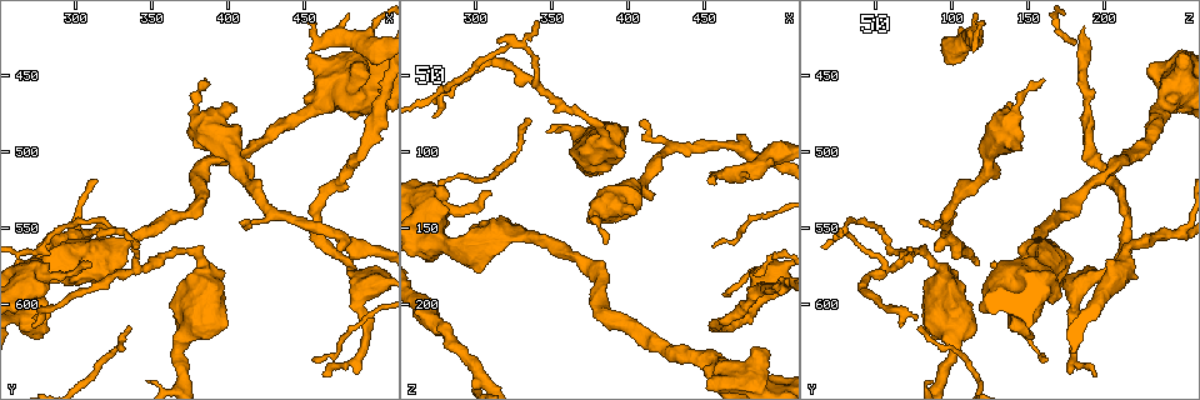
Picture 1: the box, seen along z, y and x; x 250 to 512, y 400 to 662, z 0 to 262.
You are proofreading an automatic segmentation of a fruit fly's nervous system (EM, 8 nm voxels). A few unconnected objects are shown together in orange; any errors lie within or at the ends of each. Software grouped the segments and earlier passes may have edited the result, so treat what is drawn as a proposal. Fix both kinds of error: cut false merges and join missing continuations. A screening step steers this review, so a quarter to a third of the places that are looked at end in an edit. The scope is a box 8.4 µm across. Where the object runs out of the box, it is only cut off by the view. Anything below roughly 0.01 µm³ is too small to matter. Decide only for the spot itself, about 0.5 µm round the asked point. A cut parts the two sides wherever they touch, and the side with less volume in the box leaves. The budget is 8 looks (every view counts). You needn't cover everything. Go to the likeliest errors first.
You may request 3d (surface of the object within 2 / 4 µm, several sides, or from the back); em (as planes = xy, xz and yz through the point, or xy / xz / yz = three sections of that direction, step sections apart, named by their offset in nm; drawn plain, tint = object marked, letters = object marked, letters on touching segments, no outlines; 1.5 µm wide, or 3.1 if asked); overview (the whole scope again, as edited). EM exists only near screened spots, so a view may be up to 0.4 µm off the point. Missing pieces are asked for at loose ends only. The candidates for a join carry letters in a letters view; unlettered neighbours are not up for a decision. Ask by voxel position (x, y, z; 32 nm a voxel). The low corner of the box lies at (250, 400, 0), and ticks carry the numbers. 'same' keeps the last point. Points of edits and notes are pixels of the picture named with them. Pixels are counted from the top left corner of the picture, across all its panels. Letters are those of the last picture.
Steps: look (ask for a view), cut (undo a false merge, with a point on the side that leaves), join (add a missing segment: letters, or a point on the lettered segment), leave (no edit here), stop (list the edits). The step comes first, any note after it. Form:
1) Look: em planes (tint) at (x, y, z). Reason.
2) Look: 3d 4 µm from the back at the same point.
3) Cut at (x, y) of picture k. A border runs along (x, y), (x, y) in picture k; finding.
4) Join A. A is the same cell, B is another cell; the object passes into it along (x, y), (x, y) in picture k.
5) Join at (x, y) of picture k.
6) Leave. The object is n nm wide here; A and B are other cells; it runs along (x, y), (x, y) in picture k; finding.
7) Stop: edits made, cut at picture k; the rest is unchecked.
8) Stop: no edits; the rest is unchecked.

Look: em planes (letters) at (410, 544, 80). Thin end.

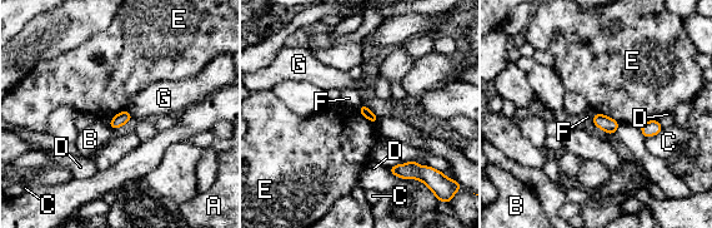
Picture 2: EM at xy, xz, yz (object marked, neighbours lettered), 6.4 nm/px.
Leave. A, B, C, D, E, F and G are other cells; no lettered segment goes on from it.

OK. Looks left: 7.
Look: em yz step 4 (letters) at (310, 572, 126). Free end.

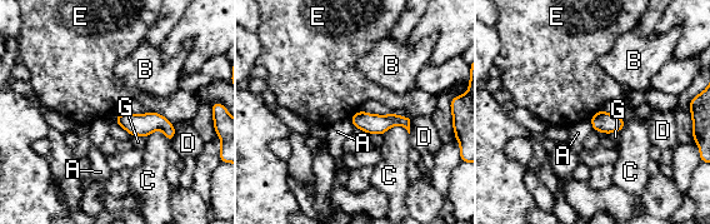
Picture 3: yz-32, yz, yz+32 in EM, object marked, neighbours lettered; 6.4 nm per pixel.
Look: em planes (letters) at the same point. Cut it another way.

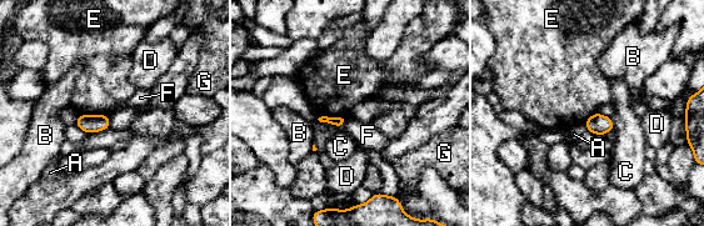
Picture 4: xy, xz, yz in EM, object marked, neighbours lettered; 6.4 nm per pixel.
Leave. A, B, C, D, E, F and G are other cells; a border runs along (79, 114), (108, 115) in picture 4; none of them fits.

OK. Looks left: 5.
Look: em planes (tint) at (456, 472, 236). Thick turns thin.

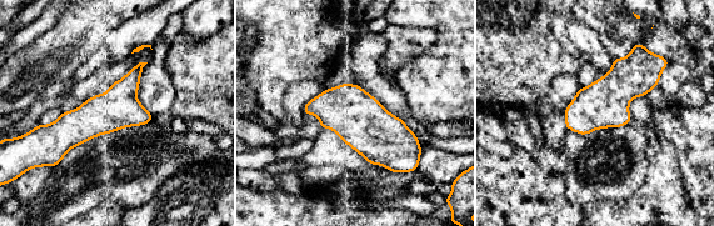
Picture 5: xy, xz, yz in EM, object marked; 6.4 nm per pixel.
Look: em planes (letters) at the same point. What lies round it.

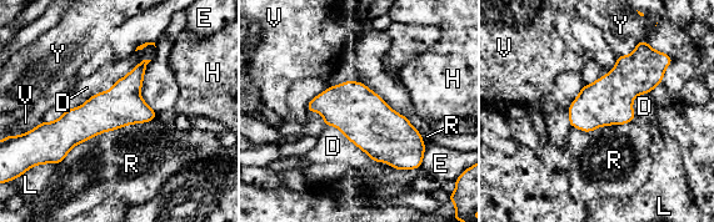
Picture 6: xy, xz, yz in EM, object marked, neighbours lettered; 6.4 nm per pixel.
Leave. The object is 260 nm wide here; D, E, H, L, R, V and Y are other cells; a border runs along (156, 116), (105, 132) in picture 6; all the same neuron.

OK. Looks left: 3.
Look: 3d 2 µm at (272, 608, 76). Tapers out.

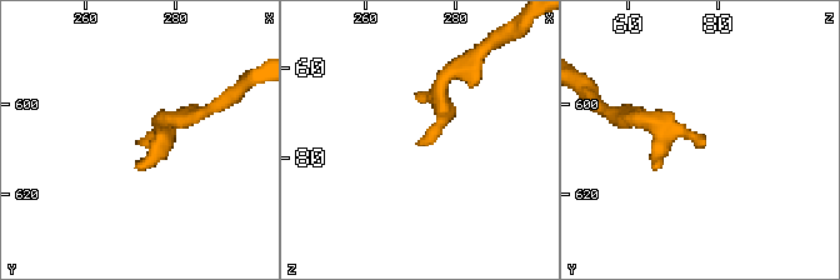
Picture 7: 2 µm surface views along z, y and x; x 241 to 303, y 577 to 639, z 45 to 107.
Look: em planes (letters) at (272, 608, 78).

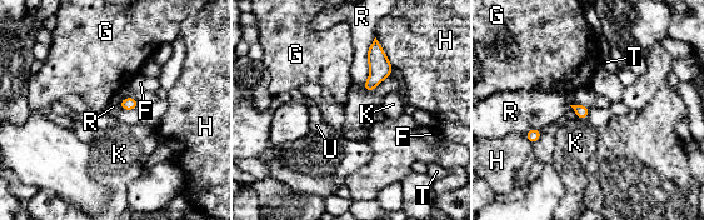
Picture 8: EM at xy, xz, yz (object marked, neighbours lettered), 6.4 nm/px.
Leave. F, G, H, K, R, T and U are other cells; a border runs along (578, 118), (587, 119) in picture 8; no lettered segment goes on from it.

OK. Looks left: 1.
Stop: no edits; the rest is unchecked.

